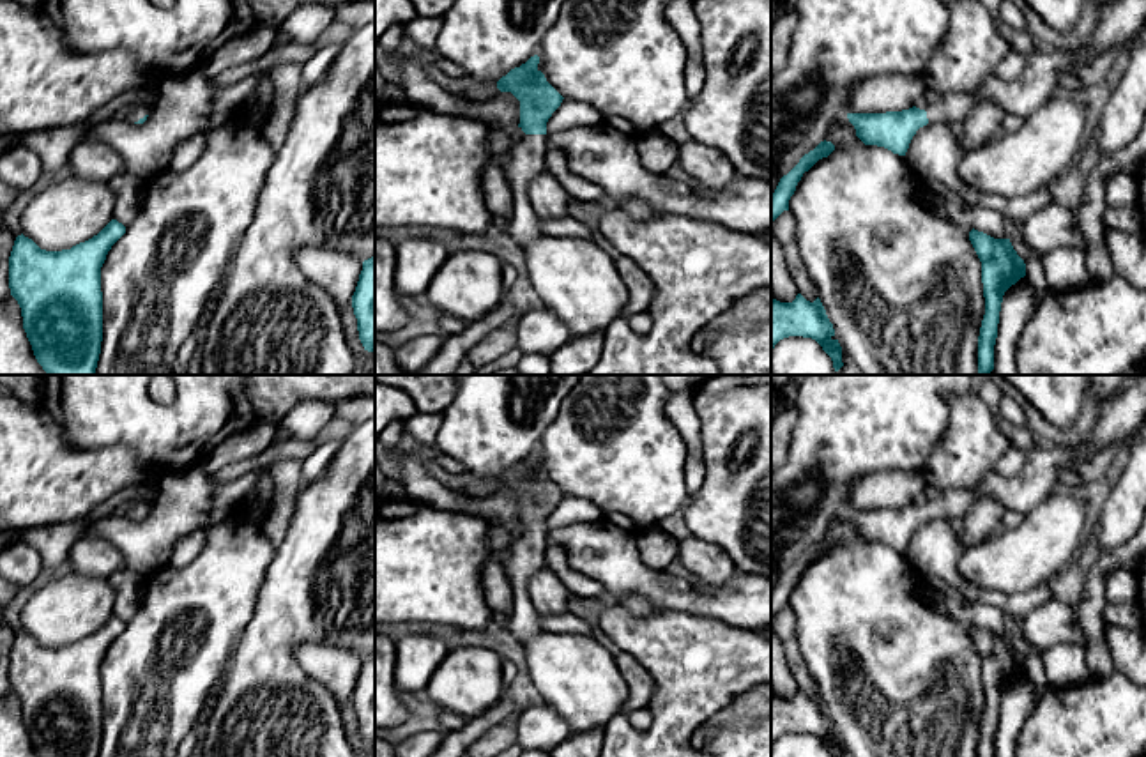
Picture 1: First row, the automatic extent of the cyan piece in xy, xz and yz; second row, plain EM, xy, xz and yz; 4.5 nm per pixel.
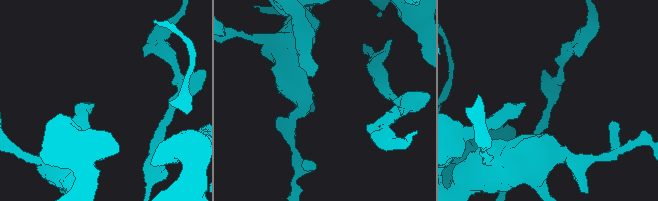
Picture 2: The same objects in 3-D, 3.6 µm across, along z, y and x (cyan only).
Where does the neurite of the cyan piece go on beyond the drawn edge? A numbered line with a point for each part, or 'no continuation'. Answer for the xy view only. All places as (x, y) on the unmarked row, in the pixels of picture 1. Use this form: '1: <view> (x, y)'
1: xy (135, 510)

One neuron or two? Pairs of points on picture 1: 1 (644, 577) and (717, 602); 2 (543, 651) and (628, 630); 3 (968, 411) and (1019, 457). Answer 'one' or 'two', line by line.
1: one
2: two
3: two

